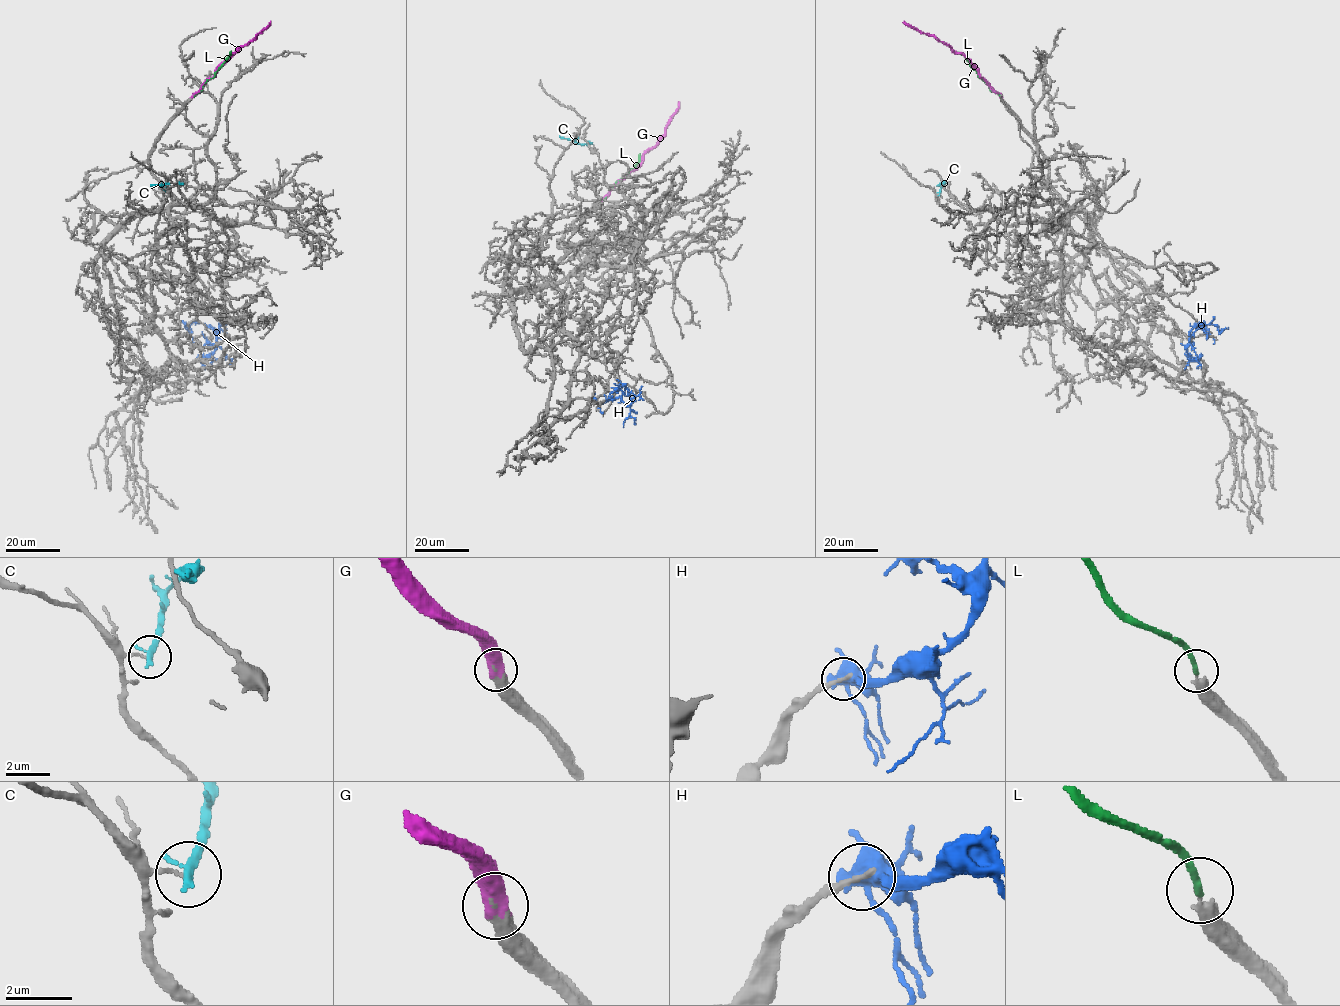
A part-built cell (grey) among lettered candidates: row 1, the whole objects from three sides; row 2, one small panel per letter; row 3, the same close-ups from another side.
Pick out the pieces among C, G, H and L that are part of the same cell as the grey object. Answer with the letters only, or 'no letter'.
G

